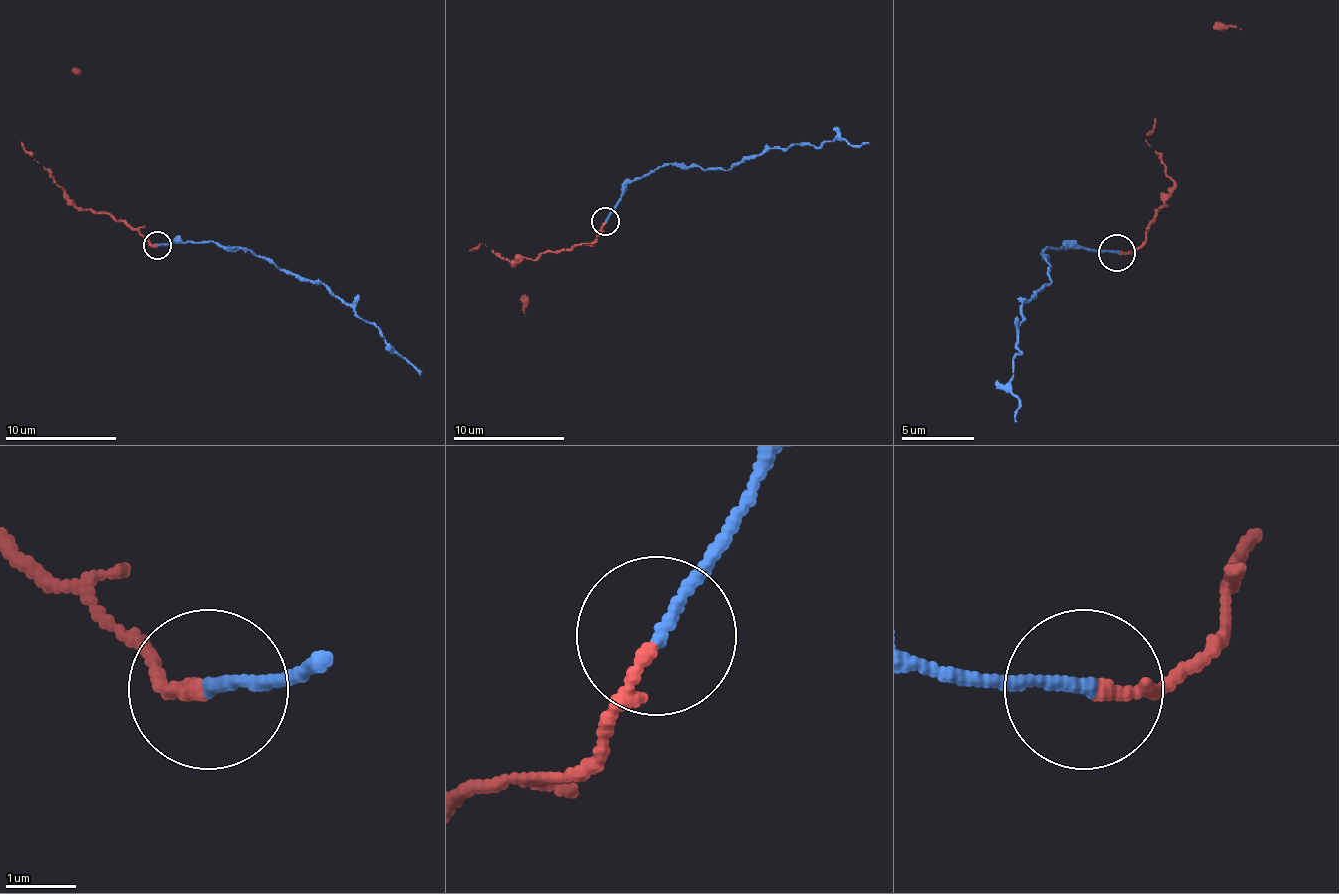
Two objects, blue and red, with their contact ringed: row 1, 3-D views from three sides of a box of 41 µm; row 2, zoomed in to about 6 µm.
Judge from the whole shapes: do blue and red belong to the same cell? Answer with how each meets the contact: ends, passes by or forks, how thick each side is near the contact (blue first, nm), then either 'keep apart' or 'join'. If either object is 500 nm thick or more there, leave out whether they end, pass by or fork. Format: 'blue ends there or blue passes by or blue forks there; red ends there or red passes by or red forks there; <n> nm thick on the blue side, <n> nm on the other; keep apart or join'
blue ends there; red ends there; 160 nm thick on the blue side, 190 nm on the other; join

